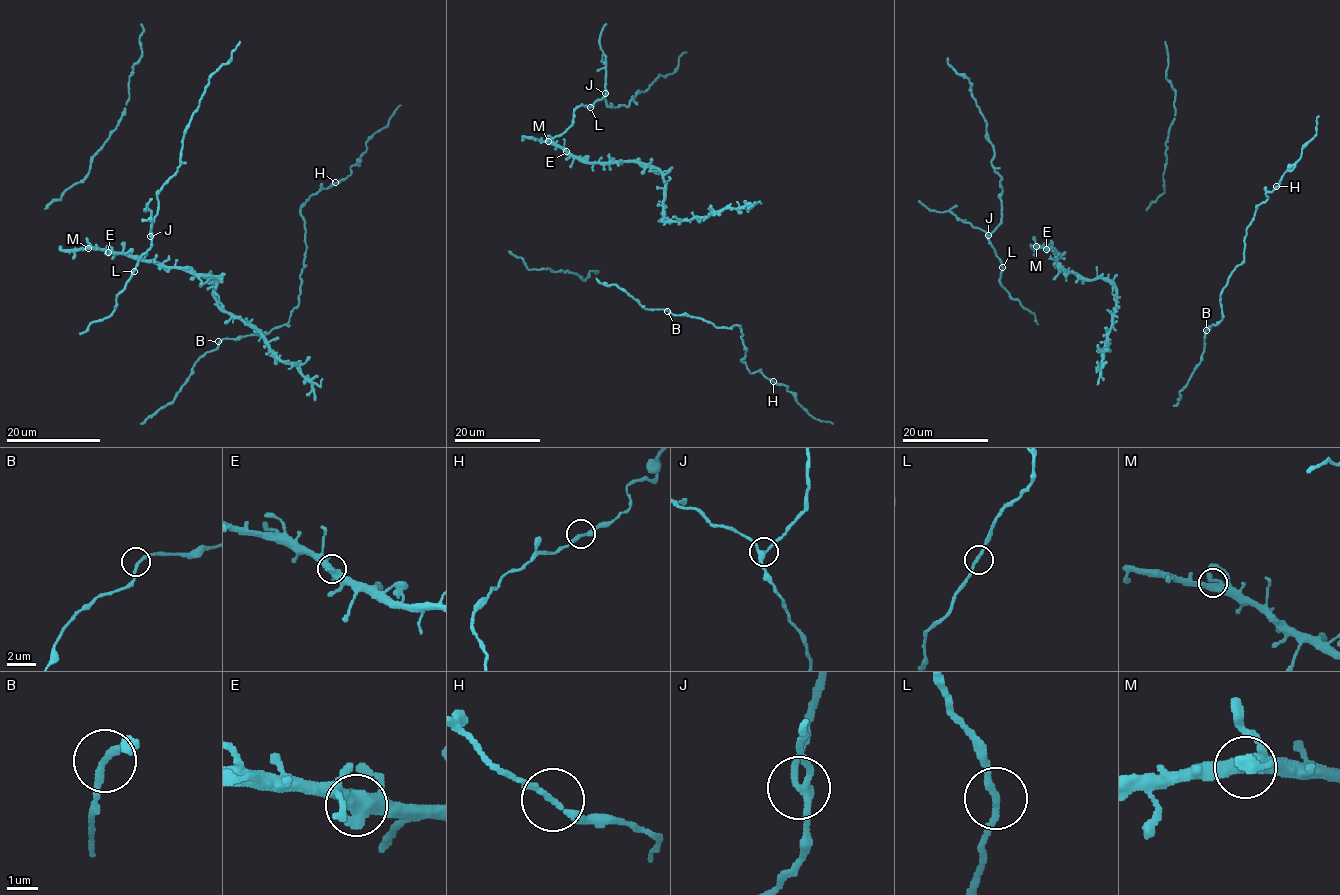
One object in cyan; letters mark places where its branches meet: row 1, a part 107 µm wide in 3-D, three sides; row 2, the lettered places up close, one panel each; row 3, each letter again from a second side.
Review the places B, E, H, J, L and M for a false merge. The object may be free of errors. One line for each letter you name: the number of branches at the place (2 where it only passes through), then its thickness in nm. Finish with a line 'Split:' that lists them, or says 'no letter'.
Split: no letter

